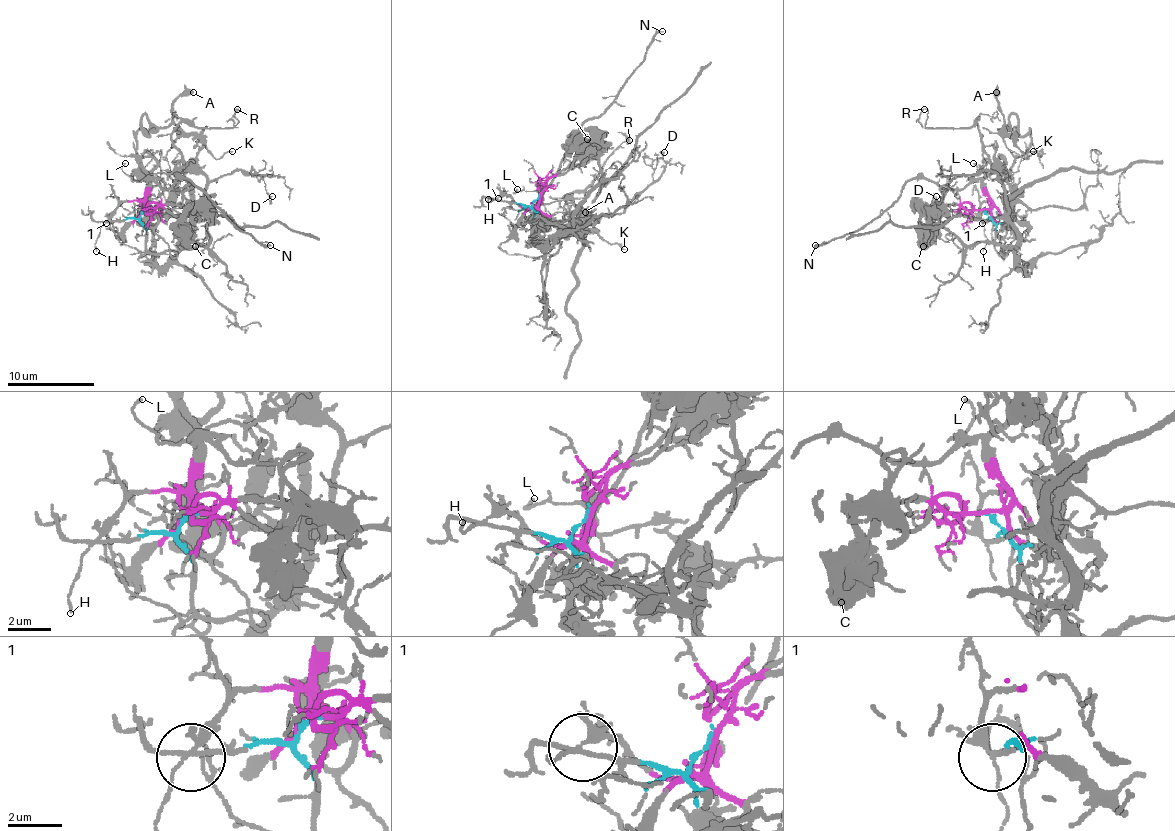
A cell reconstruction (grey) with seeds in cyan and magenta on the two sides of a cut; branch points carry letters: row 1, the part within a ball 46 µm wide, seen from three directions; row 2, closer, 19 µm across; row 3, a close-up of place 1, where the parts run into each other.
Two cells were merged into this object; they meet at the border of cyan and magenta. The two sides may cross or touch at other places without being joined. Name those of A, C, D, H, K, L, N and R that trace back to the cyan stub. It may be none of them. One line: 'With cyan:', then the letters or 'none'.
With cyan: D, R

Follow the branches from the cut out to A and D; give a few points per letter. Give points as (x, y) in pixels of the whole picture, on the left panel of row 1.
A: (148, 210), (141, 166), (156, 162), (137, 153), (143, 114), (165, 127), (194, 92)
D: (148, 210), (145, 247), (167, 253), (198, 218), (211, 181), (248, 170), (272, 197)

